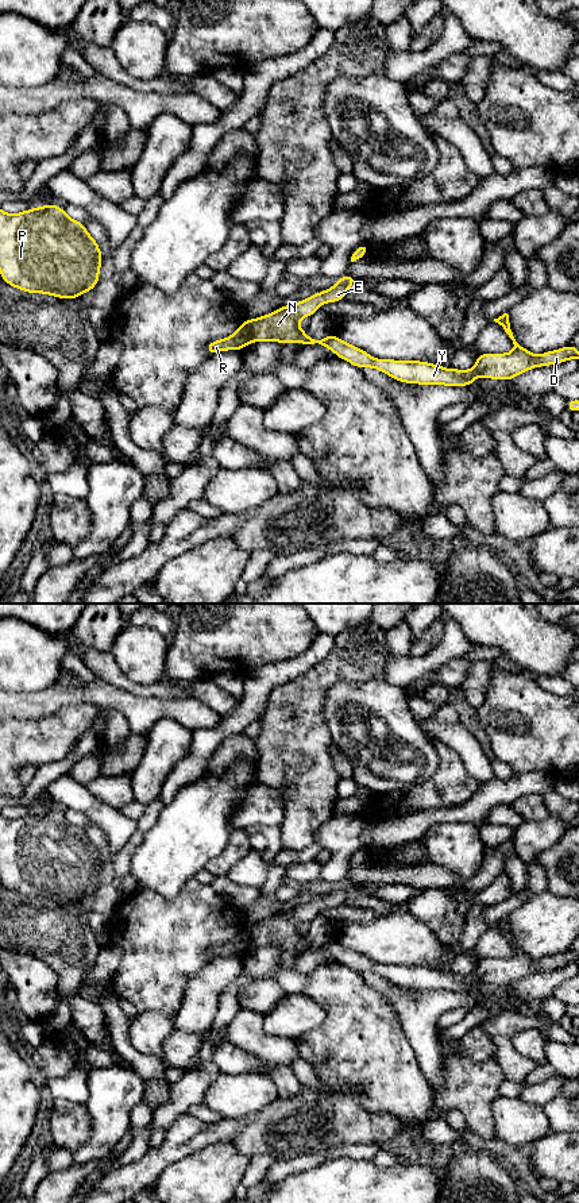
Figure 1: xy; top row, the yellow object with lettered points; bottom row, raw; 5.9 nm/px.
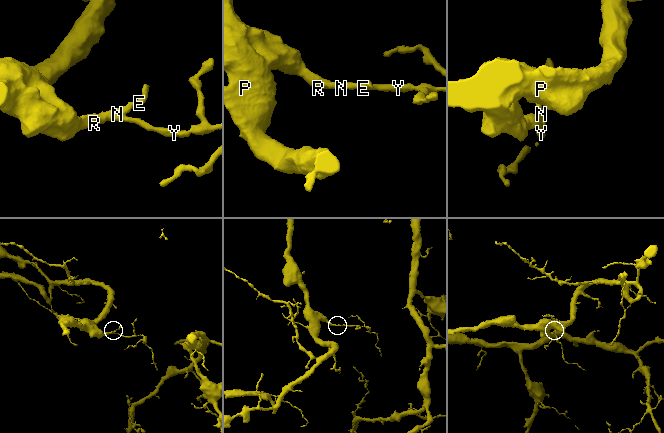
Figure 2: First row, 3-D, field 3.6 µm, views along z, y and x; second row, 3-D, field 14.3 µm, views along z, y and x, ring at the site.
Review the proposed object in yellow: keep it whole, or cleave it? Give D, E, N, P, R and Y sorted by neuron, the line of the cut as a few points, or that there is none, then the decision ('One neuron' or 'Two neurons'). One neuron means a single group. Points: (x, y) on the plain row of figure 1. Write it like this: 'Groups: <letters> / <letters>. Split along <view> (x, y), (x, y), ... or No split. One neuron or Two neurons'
Groups: D / E N P R Y. Split along xy (474, 972), (479, 979). Two neurons

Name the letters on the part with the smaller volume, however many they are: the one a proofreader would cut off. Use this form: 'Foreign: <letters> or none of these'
Foreign: D

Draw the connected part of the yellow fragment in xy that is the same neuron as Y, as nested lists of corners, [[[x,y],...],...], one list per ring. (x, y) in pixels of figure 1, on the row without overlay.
[[[346,879],[325,897],[314,898],[297,909],[278,913],[270,919],[254,925],[246,924],[231,942],[212,945],[205,952],[205,956],[209,960],[227,955],[242,956],[250,946],[277,945],[282,951],[287,948],[325,951],[340,964],[352,968],[360,975],[364,972],[374,972],[386,978],[393,984],[406,988],[468,992],[479,982],[475,972],[471,975],[456,975],[444,973],[429,967],[377,964],[366,956],[340,945],[339,941],[333,938],[324,944],[312,944],[298,932],[297,925],[312,922],[321,909],[344,905],[348,892],[354,888],[358,888],[358,884],[354,880]]]

